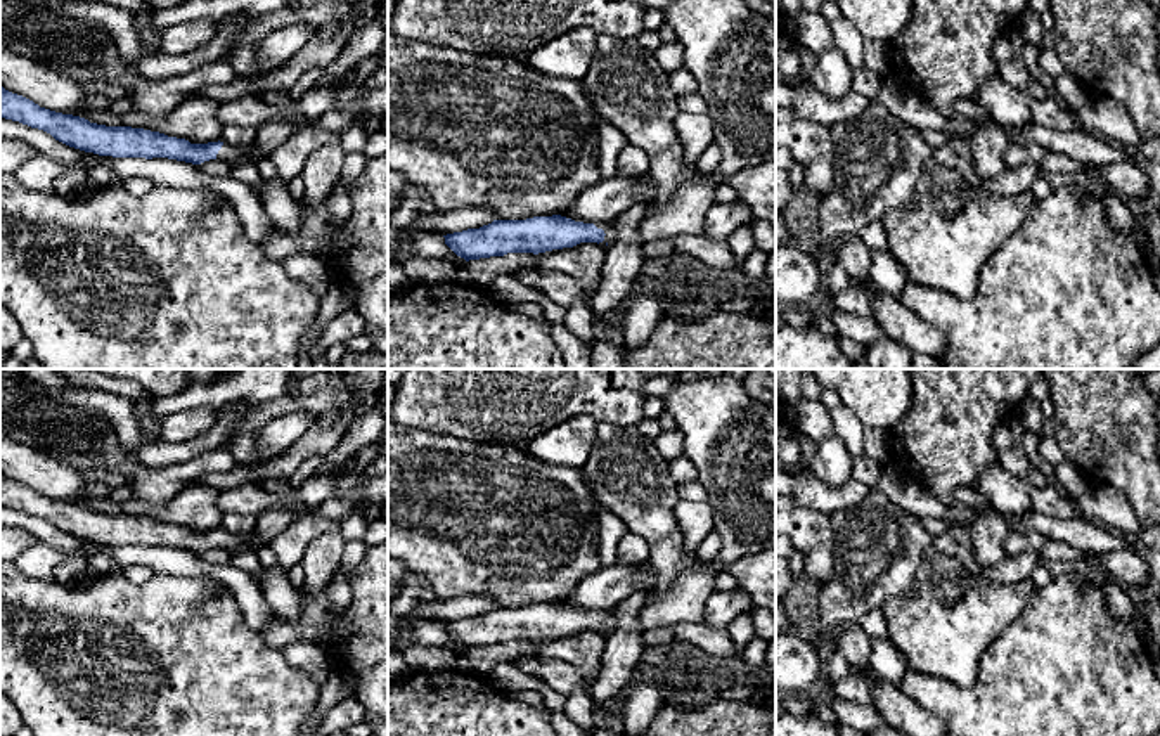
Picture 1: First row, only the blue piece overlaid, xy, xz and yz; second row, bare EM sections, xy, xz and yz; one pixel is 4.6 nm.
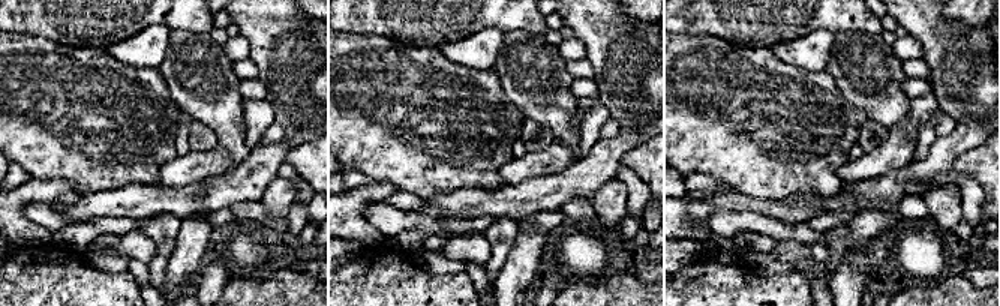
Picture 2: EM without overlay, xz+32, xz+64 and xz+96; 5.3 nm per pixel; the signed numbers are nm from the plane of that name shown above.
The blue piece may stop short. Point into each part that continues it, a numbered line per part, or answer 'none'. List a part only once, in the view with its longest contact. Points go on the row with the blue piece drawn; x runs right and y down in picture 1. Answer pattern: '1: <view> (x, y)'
1: xy (251, 153)

